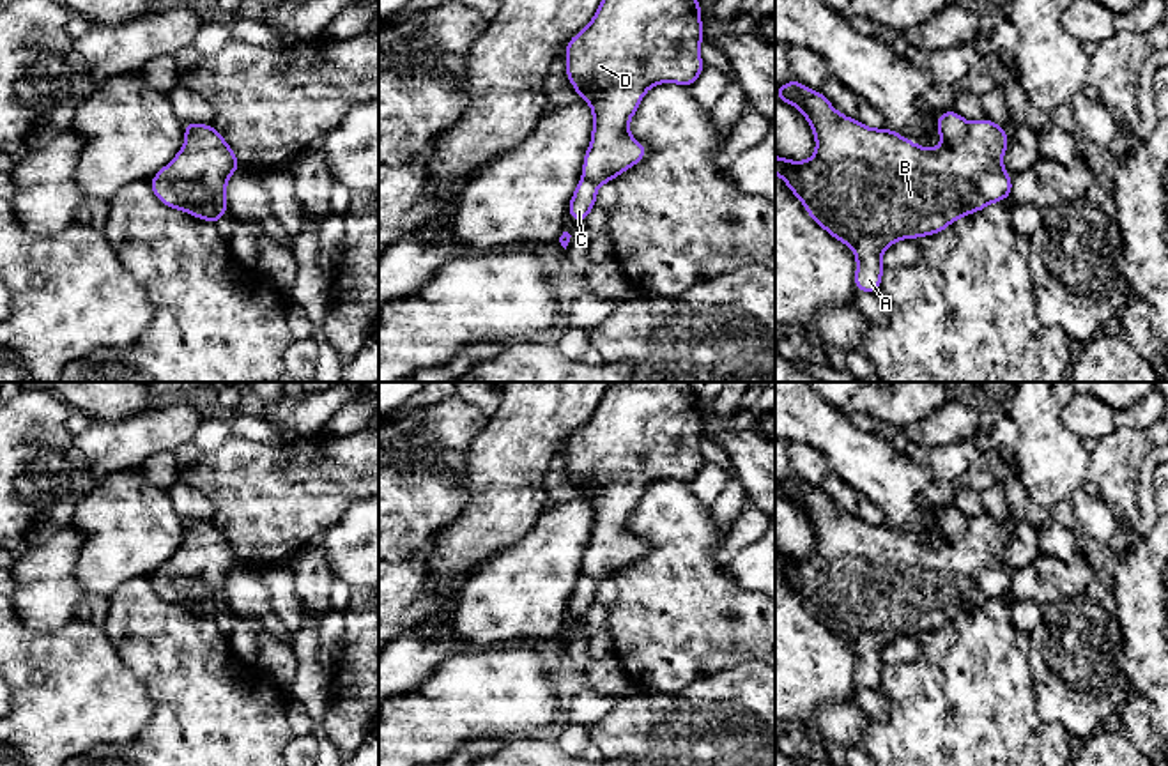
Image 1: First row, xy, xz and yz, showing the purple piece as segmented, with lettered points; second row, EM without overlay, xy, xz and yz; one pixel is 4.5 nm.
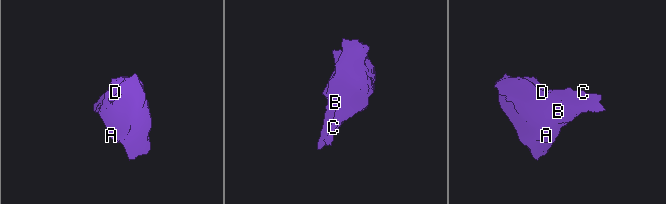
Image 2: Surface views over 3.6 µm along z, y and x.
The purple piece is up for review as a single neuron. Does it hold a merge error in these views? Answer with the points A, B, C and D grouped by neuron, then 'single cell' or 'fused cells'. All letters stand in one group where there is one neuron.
A B C D; single cell

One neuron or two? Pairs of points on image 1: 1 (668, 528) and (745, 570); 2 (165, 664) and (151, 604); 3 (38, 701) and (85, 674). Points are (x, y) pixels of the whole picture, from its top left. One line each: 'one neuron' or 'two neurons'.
1: two neurons
2: one neuron
3: one neuron

